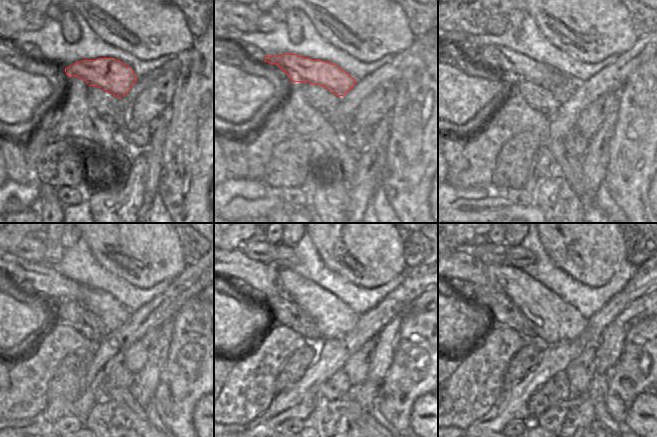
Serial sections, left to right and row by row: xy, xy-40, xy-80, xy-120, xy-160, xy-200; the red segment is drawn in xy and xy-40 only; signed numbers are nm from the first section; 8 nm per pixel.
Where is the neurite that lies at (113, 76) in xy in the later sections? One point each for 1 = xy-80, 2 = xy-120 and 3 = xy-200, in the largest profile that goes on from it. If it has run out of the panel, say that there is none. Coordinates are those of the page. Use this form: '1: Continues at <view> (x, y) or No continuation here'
1: Continues at xy-80 (513, 66)
2: Continues at xy-120 (38, 278)
3: Continues at xy-200 (461, 264)

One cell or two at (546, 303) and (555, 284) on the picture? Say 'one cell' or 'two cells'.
two cells

